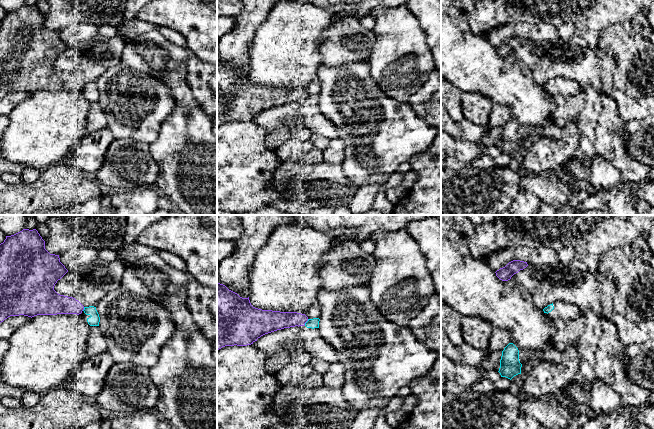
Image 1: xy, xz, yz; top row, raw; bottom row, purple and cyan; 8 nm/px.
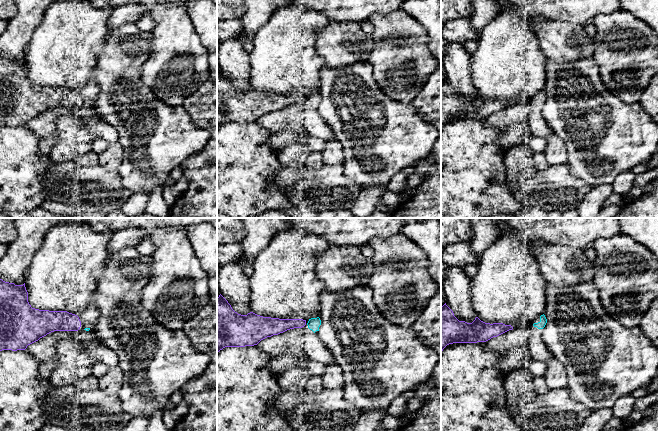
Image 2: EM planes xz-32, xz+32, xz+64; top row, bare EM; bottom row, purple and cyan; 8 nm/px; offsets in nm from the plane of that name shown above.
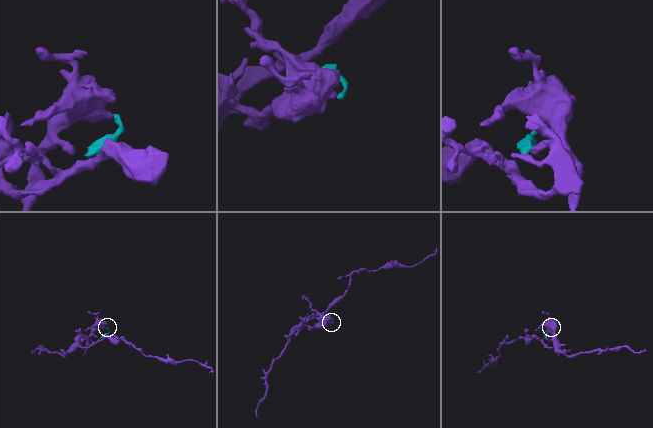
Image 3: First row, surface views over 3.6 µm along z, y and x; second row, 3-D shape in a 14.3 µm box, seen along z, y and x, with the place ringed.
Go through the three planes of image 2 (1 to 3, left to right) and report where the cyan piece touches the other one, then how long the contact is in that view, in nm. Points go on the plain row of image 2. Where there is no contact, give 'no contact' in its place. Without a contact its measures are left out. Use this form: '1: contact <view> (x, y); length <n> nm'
1: no contact
2: no contact
3: no contact

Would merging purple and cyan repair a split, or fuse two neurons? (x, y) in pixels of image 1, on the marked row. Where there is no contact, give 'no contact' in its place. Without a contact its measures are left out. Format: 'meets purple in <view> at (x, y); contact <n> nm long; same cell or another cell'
meets purple in xz at (306, 321); contact 60 nm long; same cell

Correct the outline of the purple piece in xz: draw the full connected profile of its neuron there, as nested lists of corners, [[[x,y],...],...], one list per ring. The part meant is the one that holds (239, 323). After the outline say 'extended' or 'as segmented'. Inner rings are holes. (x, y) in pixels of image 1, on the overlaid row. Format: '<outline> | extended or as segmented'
[[[217,283],[217,351],[225,346],[251,345],[261,336],[284,328],[304,325],[307,328],[319,328],[319,321],[319,318],[309,319],[305,314],[297,312],[255,308],[251,305],[249,297],[242,298],[225,285]]] | extended

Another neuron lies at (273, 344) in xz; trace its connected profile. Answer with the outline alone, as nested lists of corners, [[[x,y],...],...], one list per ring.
[[[295,326],[265,334],[253,342],[254,347],[266,355],[265,367],[268,373],[275,375],[291,360],[285,350],[287,342],[304,349],[314,358],[329,363],[340,362],[337,350],[320,336],[319,328]]]

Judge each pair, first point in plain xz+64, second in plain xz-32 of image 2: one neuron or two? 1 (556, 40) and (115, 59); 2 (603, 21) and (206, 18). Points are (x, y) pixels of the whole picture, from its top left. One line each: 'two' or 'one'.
1: one
2: two

